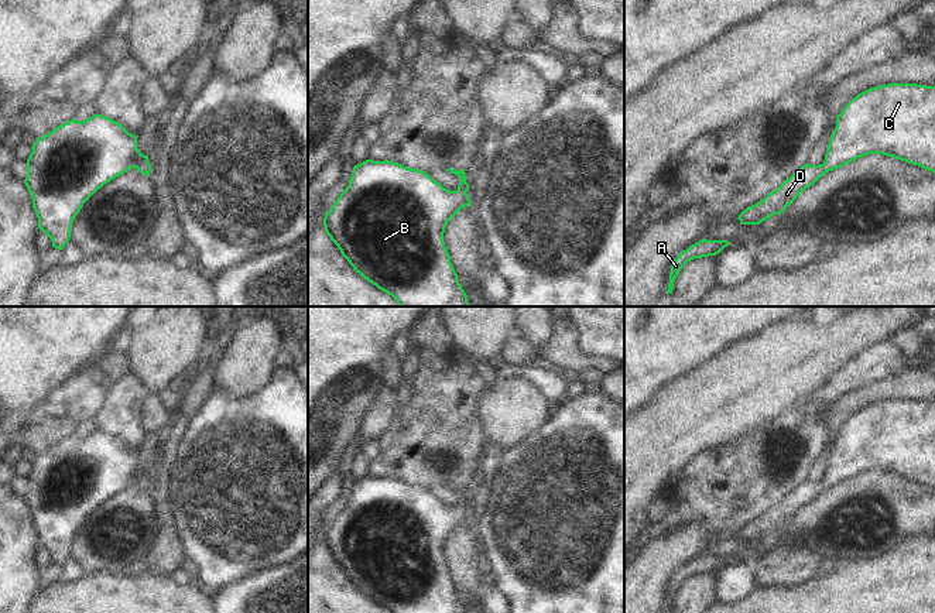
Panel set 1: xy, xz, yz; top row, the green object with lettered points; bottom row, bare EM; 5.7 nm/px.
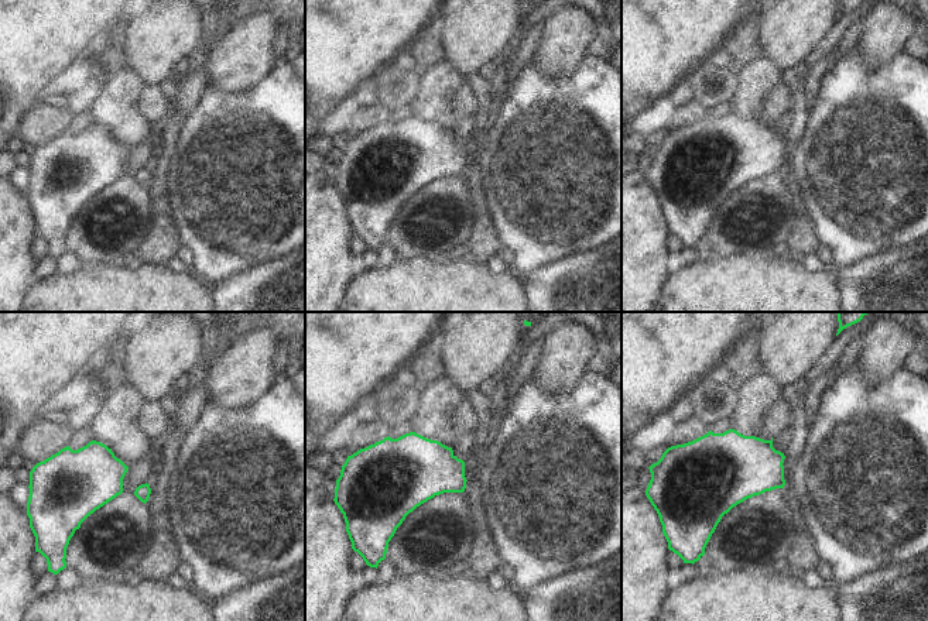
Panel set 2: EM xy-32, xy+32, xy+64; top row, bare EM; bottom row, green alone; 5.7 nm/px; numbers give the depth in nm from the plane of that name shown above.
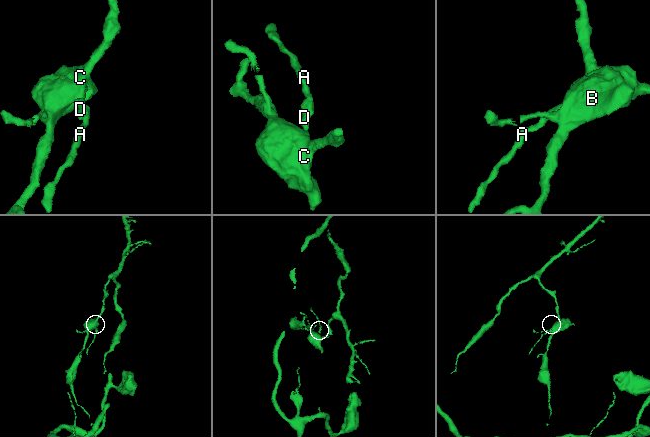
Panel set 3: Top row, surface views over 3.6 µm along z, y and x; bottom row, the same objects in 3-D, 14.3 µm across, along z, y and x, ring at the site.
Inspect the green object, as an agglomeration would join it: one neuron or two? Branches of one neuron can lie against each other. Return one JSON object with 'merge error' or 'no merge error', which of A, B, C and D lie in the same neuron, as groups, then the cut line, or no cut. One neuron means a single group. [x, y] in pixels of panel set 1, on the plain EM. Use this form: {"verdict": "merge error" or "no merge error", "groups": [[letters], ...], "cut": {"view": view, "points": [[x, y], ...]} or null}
{"verdict": "no merge error", "groups": [["A", "B", "C", "D"]], "cut": null}

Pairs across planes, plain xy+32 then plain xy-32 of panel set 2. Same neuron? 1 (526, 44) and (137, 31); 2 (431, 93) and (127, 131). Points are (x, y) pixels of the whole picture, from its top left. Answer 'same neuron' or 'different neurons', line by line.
1: different neurons
2: same neuron

